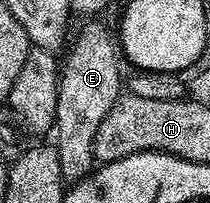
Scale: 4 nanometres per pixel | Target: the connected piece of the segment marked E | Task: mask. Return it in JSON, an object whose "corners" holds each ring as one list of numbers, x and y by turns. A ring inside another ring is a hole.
{"corners":[[90,20,87,22,90,23,83,26,66,62,64,60,58,84,57,120,54,129,56,140,54,140,54,144,60,156,62,177,70,182,81,181,87,174,93,171,96,164,94,156,96,132,99,131,104,117,111,111,112,104,118,101,122,94,122,80,120,84,120,66,118,64,120,56,115,39,113,42,108,36,110,32,103,21]]}

